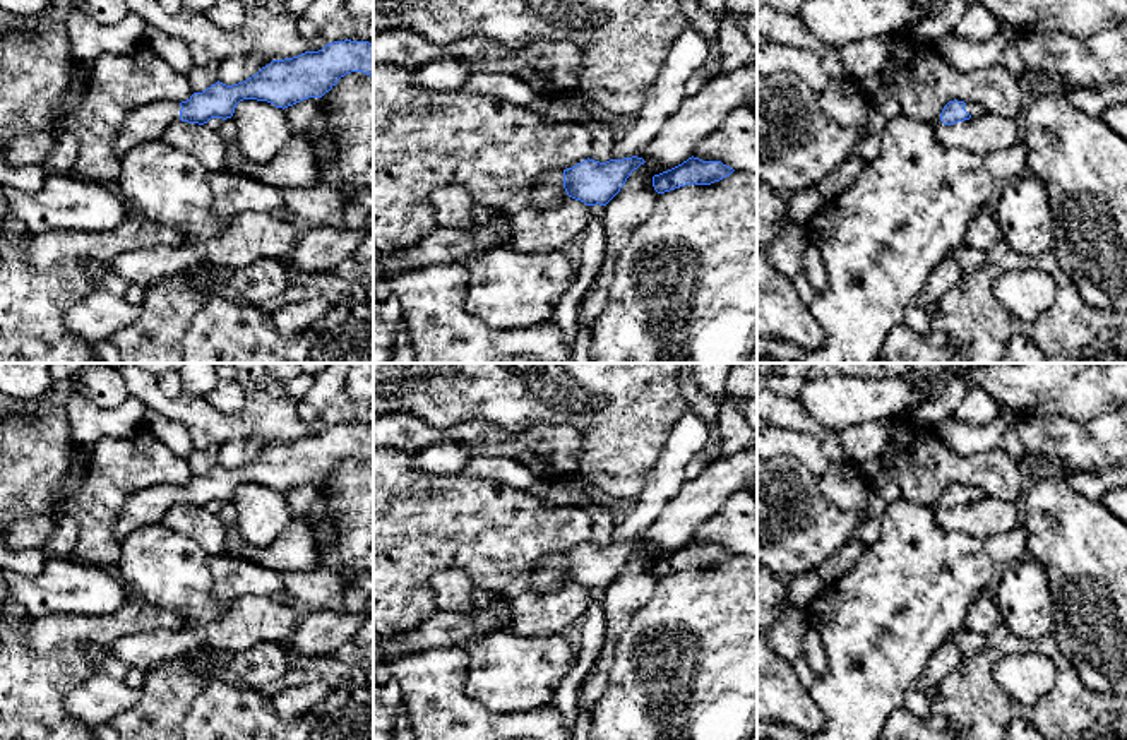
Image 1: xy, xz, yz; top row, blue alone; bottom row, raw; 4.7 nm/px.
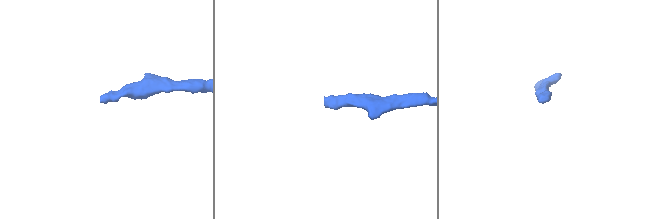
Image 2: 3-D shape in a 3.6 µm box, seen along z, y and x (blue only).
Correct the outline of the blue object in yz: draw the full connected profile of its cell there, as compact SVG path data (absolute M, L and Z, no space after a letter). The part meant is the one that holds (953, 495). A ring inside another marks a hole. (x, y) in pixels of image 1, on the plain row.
M954 483L944 490L939 507L954 509L957 505L981 500L983 497L985 497L985 492L981 488Z

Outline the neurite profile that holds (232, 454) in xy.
M259 433L242 440L226 442L219 447L219 466L226 469L243 466L271 445L272 442Z

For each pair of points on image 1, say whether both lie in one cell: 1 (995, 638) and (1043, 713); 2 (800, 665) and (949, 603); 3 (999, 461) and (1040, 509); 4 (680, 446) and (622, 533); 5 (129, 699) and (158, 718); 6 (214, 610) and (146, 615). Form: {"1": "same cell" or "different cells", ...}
{"1": "same cell", "2": "different cells", "3": "different cells", "4": "same cell", "5": "different cells", "6": "different cells"}

